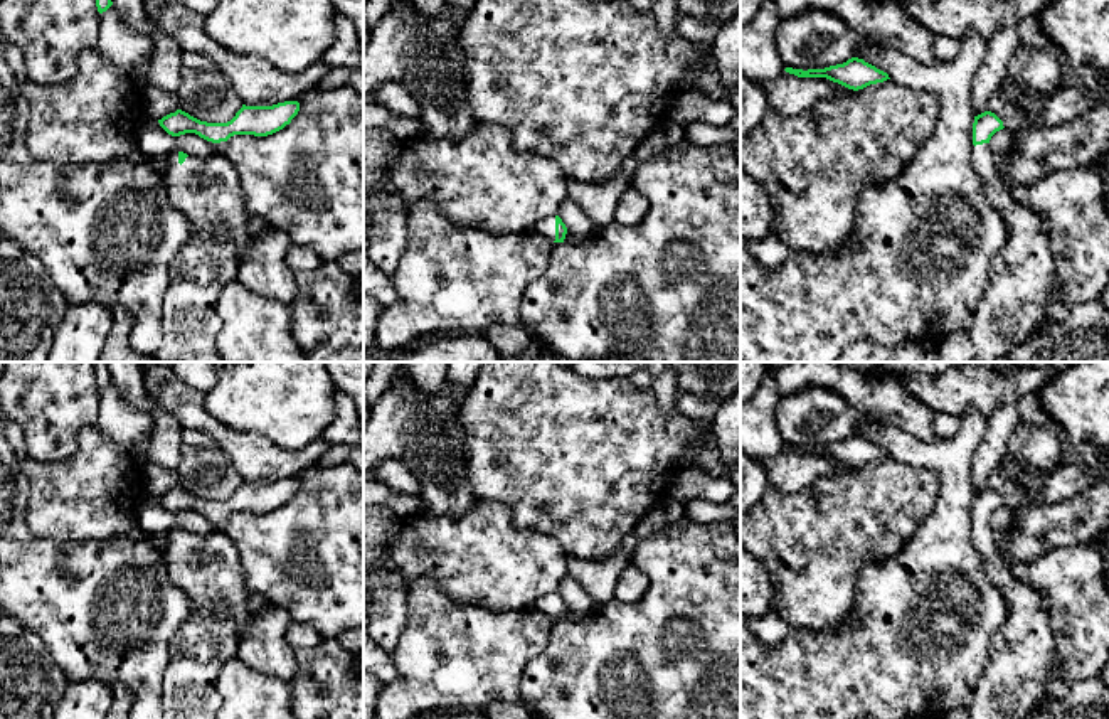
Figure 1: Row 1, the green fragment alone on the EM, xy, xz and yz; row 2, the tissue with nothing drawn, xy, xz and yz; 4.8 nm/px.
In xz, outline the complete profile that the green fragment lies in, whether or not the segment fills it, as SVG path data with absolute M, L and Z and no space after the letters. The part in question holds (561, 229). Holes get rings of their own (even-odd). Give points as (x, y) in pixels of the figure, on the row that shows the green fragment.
M554 214L549 216L542 221L539 221L535 224L535 231L545 237L549 237L554 242L574 242L574 244L587 244L591 241L596 241L602 236L602 227L601 226L592 226L592 231L587 237L581 239L581 241L570 241L570 234L567 232L565 224L562 222L562 219Z

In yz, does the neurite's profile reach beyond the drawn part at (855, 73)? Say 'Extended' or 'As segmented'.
As segmented

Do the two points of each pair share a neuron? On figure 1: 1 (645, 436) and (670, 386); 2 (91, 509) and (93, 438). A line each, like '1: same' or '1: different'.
1: different
2: same

